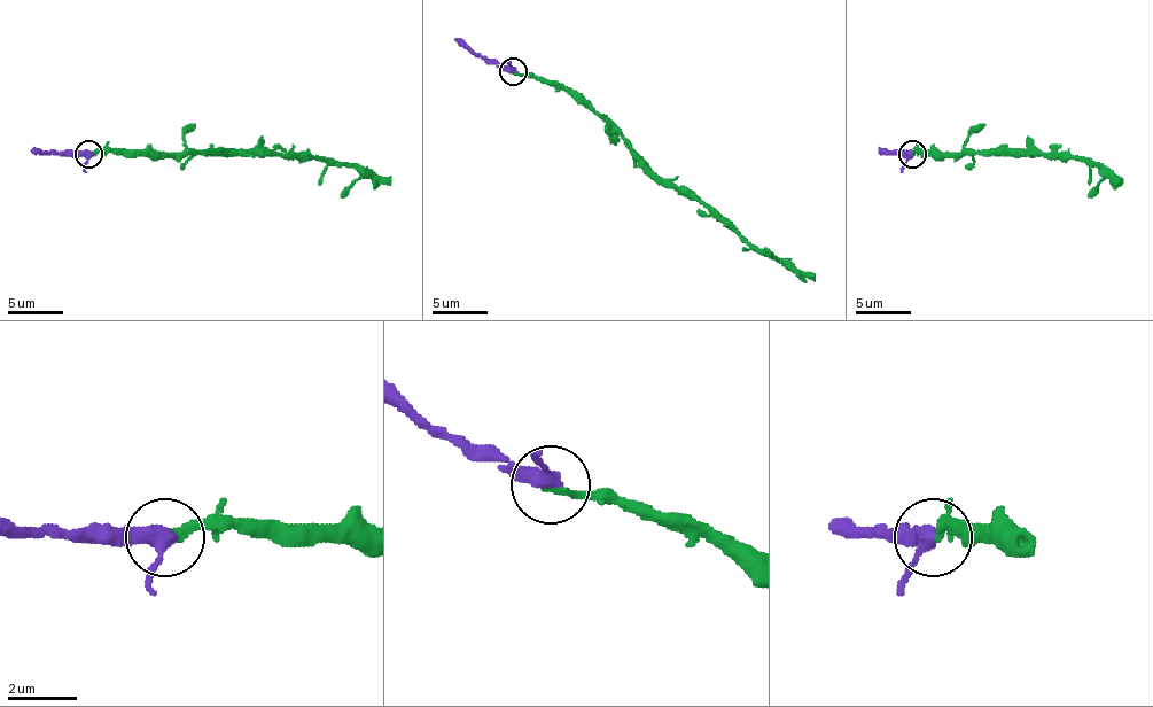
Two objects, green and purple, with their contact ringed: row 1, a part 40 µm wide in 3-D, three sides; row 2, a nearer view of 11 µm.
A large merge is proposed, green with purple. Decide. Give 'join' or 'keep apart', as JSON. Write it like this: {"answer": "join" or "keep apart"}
{"answer": "join"}

